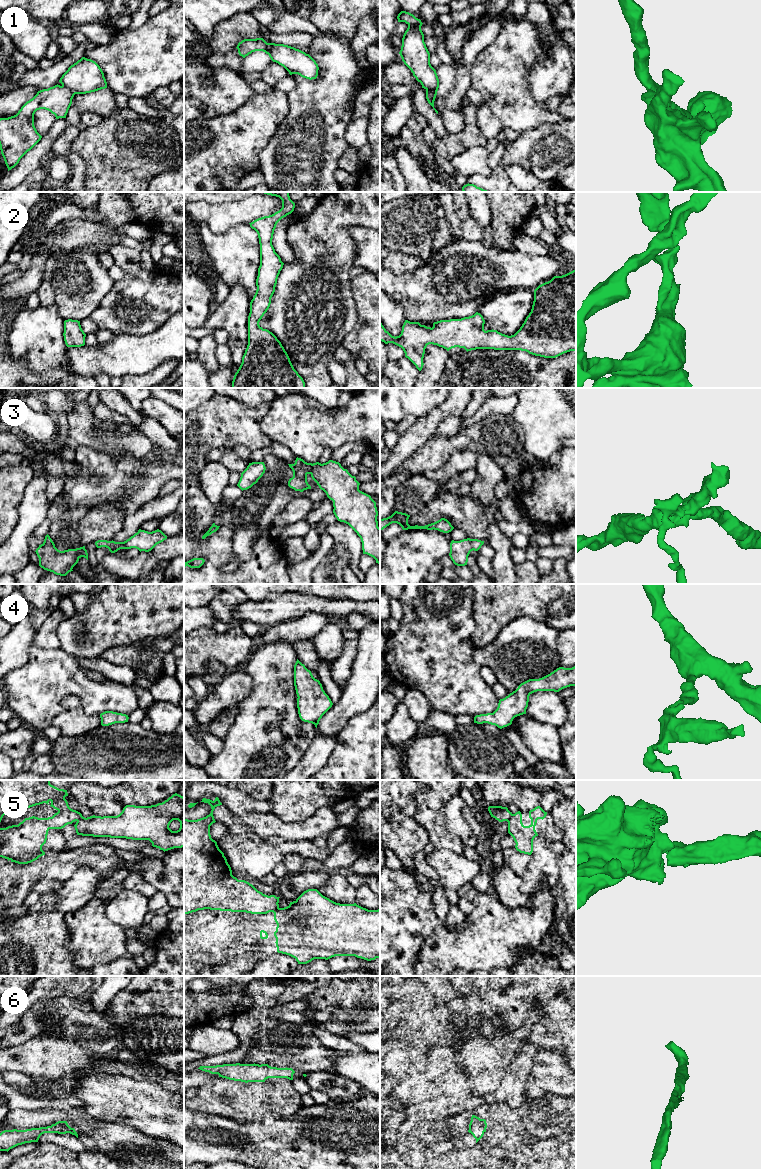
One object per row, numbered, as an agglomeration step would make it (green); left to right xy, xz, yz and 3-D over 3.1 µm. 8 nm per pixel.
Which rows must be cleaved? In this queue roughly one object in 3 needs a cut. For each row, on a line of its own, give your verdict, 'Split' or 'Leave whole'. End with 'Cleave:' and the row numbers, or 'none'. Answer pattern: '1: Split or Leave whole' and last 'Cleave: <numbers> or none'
1: Split
2: Leave whole
3: Leave whole
4: Leave whole
5: Split
6: Leave whole
Cleave: 1, 5

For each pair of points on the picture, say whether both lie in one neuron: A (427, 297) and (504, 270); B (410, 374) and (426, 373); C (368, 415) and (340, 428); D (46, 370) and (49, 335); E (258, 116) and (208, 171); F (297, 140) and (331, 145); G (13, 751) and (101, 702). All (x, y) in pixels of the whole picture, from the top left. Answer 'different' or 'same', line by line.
A: same
B: different
C: same
D: same
E: same
F: same
G: different

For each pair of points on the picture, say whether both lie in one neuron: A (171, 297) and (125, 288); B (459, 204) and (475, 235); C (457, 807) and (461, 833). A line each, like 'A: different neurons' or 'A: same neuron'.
A: same neuron
B: same neuron
C: same neuron

